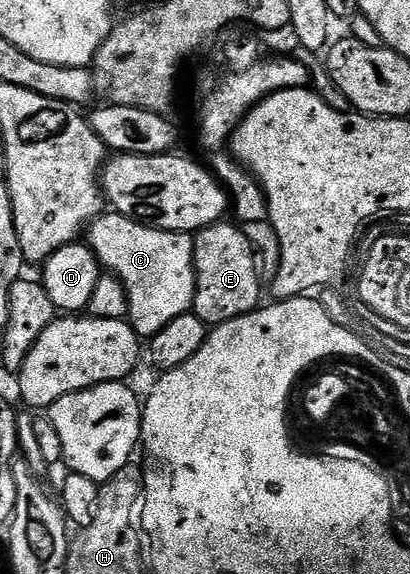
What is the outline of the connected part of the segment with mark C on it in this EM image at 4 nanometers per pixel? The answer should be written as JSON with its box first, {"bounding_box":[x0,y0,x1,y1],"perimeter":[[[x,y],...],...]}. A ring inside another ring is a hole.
{"bounding_box":[88,211,194,338],"perimeter":[[[106,211],[99,215],[89,226],[88,245],[98,259],[103,270],[109,271],[124,283],[128,291],[130,304],[129,322],[139,338],[155,337],[161,329],[168,327],[172,319],[191,312],[194,304],[194,237],[188,233],[173,233],[163,229],[153,229],[150,225],[143,225],[134,221],[123,213]]]}

